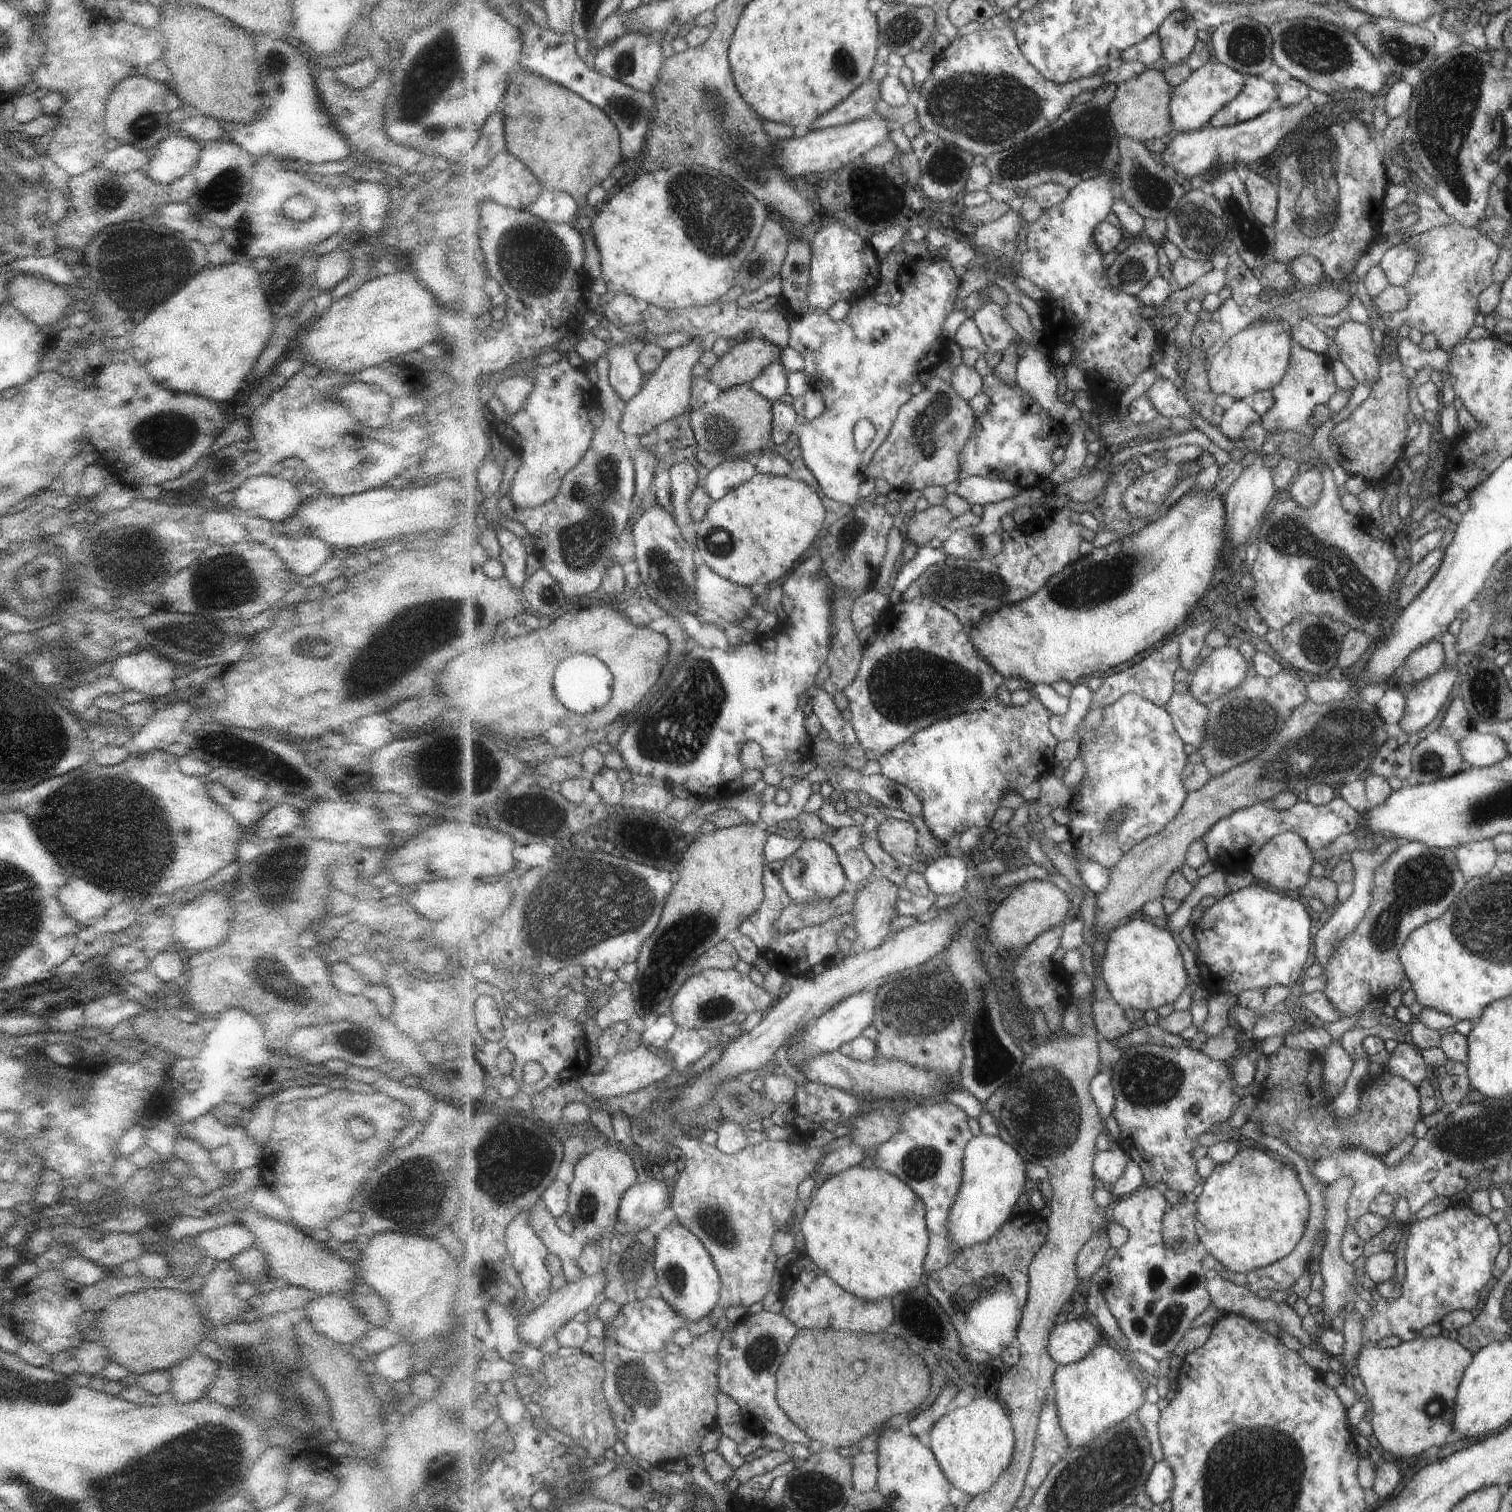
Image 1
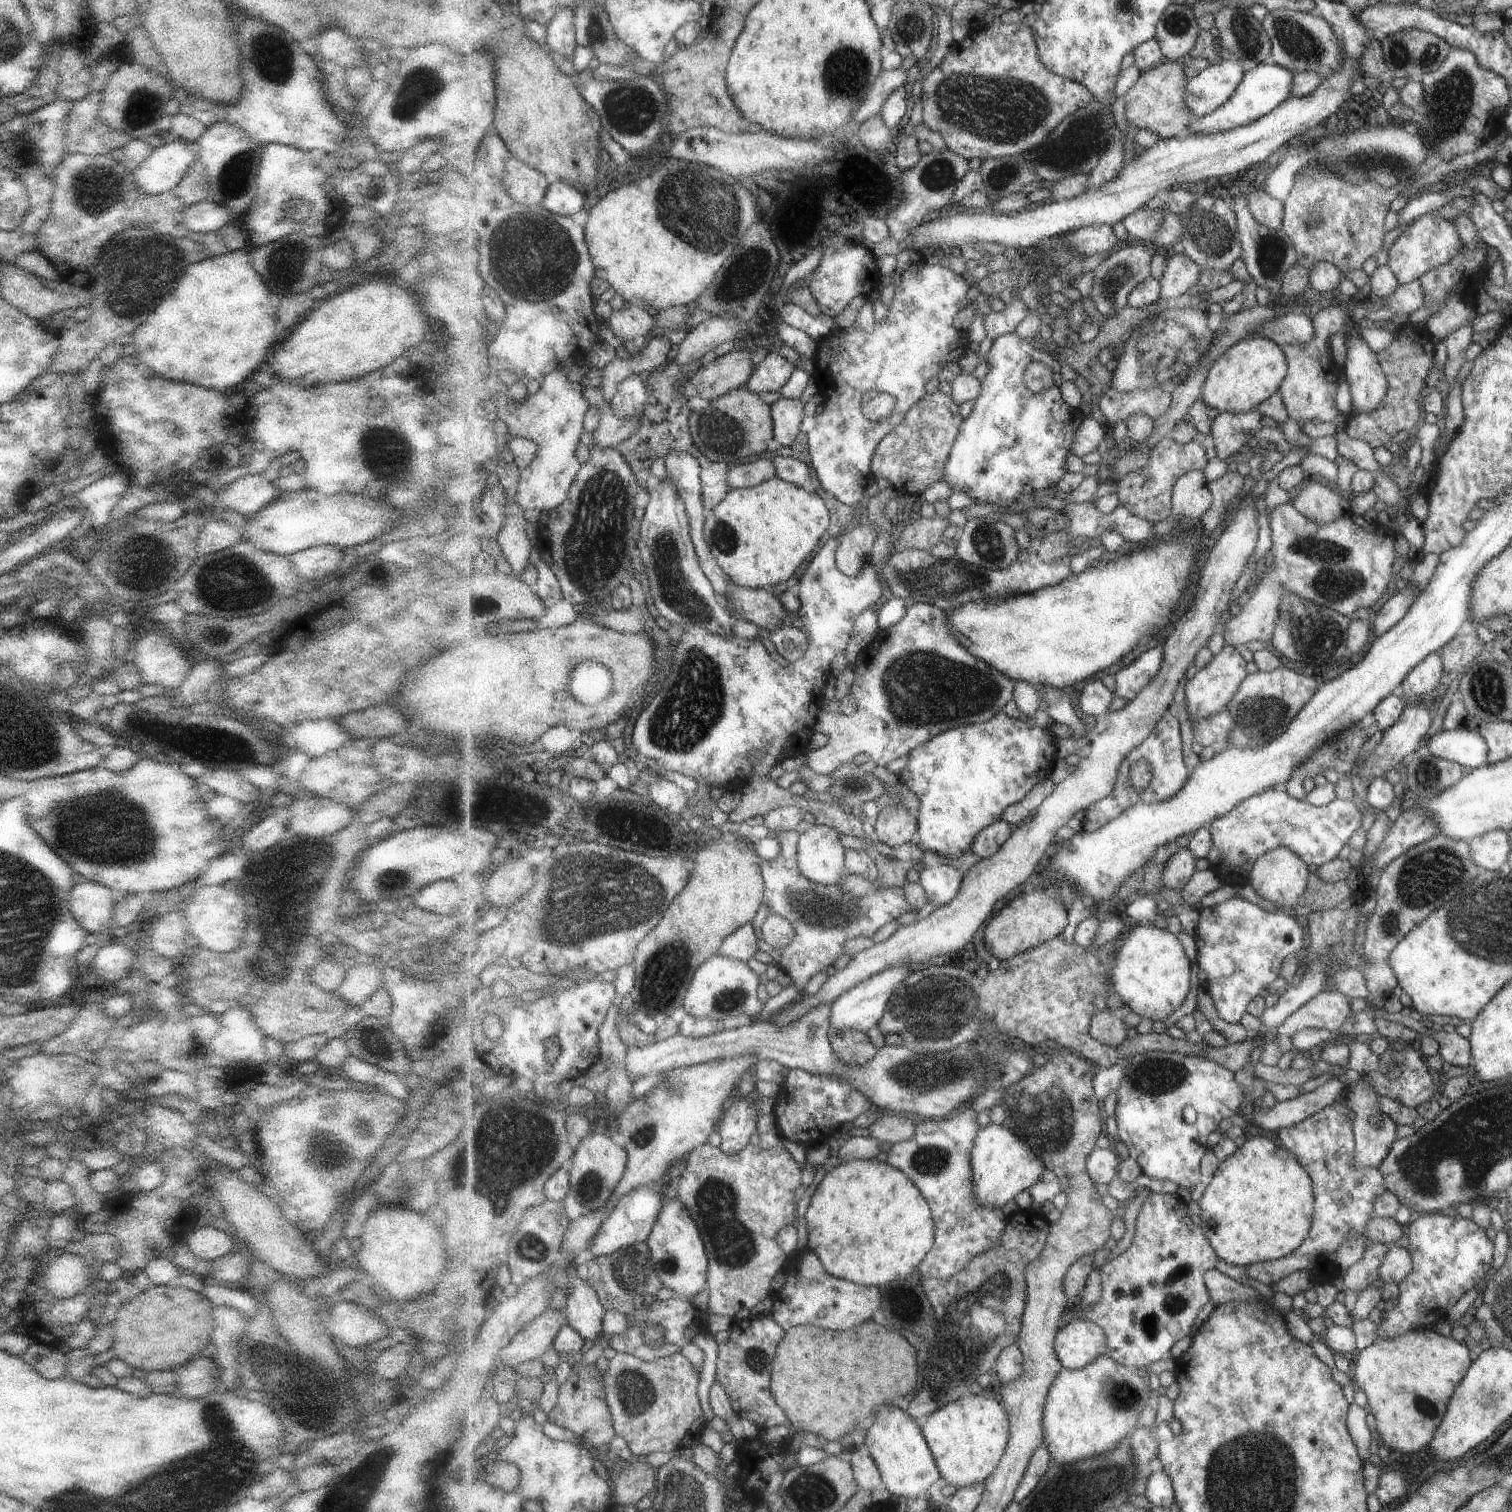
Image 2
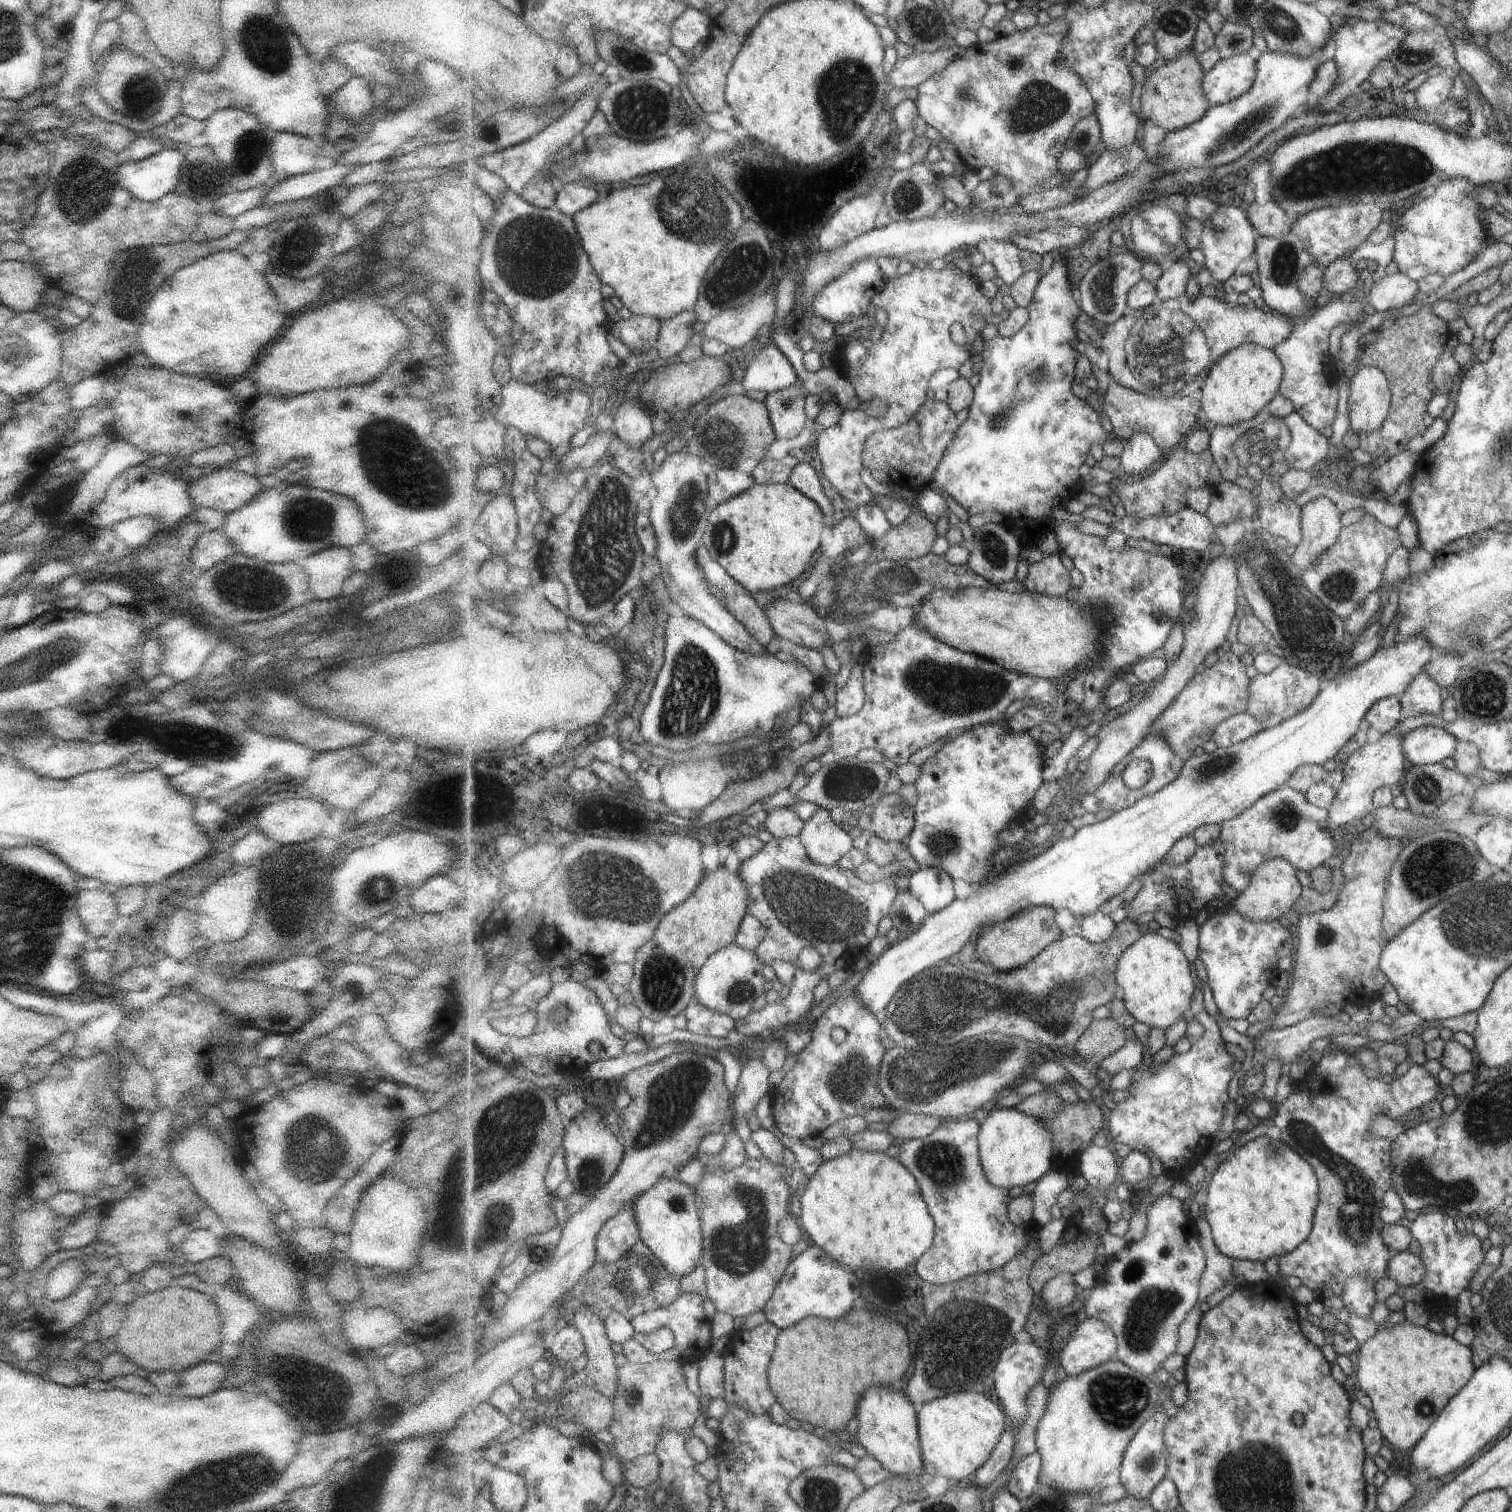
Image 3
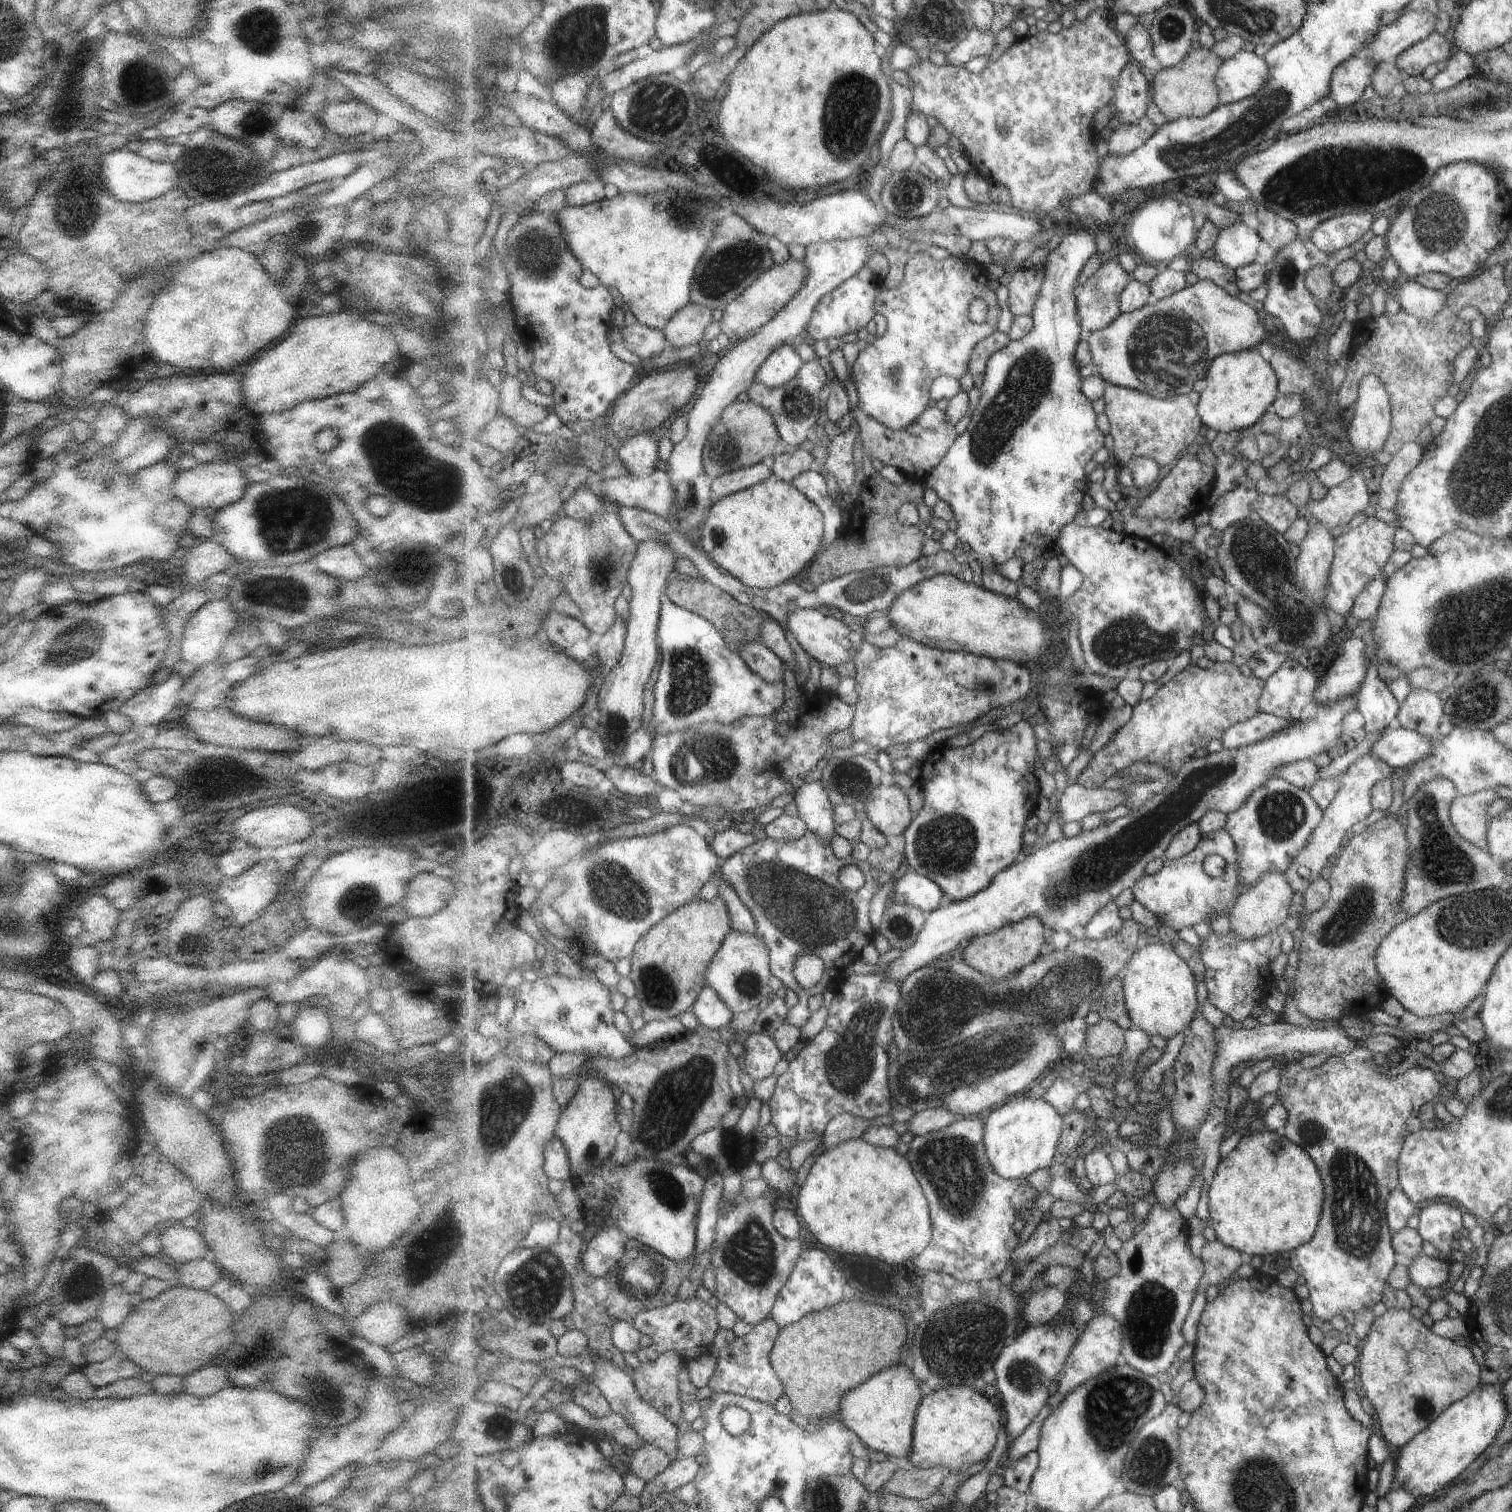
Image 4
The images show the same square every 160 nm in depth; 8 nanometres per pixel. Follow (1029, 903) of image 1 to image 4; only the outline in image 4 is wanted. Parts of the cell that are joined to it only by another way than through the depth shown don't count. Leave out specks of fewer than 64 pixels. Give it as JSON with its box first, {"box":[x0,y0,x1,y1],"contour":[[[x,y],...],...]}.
{"box":[961,916,1048,979],"contour":[[[1036,916],[1027,917],[1019,922],[1008,924],[992,932],[991,934],[980,935],[972,938],[963,946],[961,957],[963,960],[975,970],[989,975],[992,979],[1003,979],[1019,973],[1027,965],[1035,962],[1039,952],[1047,947],[1048,928]]]}

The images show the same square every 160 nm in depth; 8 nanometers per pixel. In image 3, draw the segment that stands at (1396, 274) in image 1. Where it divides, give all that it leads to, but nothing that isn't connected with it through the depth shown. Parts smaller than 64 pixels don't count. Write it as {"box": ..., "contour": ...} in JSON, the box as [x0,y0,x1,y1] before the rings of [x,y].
{"box":[1391,177,1487,281],"contour":[[[1461,177],[1446,178],[1433,190],[1433,194],[1409,206],[1401,215],[1394,215],[1391,260],[1397,270],[1411,280],[1417,281],[1429,273],[1446,277],[1467,266],[1487,238],[1480,221],[1480,208],[1470,194],[1475,185]]]}

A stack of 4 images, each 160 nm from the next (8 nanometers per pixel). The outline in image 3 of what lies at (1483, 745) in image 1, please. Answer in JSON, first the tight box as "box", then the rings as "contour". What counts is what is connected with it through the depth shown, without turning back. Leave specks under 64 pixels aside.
{"box":[1400,726,1456,765],"contour":[[[1419,726],[1401,737],[1400,747],[1407,765],[1439,763],[1450,756],[1456,739],[1444,729]]]}

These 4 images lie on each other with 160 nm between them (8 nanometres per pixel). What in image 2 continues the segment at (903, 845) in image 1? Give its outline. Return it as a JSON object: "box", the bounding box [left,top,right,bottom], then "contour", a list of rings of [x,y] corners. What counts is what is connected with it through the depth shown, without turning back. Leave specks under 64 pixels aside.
{"box":[873,803,920,848],"contour":[[[901,803],[897,805],[887,804],[873,822],[873,841],[883,842],[896,848],[907,842],[914,842],[915,834],[920,829],[918,818],[915,818]]]}

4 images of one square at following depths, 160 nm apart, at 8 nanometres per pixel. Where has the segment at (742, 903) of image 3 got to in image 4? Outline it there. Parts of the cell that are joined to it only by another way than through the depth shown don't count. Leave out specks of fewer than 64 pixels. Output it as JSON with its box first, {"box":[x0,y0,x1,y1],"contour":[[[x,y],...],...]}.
{"box":[630,896,732,1022],"contour":[[[720,896],[713,900],[695,898],[677,909],[675,913],[665,917],[644,936],[643,940],[637,943],[632,954],[630,977],[636,984],[638,990],[636,996],[641,999],[642,1018],[645,1022],[678,1017],[692,1008],[700,992],[707,986],[706,972],[710,962],[724,944],[725,937],[729,936],[732,931],[732,918],[724,899]]]}

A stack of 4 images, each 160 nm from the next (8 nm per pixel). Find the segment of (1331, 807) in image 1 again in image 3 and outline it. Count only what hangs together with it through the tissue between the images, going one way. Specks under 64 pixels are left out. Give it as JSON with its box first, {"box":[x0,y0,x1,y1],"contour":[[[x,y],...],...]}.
{"box":[1219,783,1339,894],"contour":[[[1287,783],[1280,786],[1279,789],[1265,794],[1264,797],[1261,797],[1259,801],[1239,816],[1222,822],[1219,841],[1224,844],[1223,876],[1225,882],[1240,894],[1249,886],[1256,868],[1264,864],[1266,860],[1277,857],[1293,863],[1297,870],[1311,872],[1313,869],[1321,866],[1323,862],[1327,862],[1339,850],[1334,834],[1328,826],[1328,816],[1328,808],[1321,808],[1310,803],[1306,794],[1293,790]]]}

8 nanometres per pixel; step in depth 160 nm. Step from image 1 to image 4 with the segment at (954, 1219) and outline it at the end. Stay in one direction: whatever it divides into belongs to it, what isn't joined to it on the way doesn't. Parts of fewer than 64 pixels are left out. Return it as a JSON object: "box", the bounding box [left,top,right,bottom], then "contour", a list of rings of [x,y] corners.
{"box":[984,1096,1064,1179],"contour":[[[1019,1096],[992,1110],[986,1120],[984,1143],[998,1175],[1024,1179],[1054,1164],[1056,1148],[1064,1132],[1064,1117],[1045,1099]]]}

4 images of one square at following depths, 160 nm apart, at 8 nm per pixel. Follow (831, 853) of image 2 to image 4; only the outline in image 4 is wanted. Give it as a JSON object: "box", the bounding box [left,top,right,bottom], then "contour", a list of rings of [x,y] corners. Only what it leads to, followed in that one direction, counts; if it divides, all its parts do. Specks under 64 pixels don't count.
{"box":[793,780,837,845],"contour":[[[818,780],[804,783],[793,798],[798,814],[807,823],[808,830],[831,845],[833,837],[837,836],[833,820],[834,804],[824,782]]]}

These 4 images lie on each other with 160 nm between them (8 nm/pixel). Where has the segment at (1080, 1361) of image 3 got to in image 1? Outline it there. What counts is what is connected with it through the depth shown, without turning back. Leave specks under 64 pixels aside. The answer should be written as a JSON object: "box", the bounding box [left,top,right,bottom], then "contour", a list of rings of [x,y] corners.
{"box":[1048,1319,1102,1366],"contour":[[[1087,1319],[1069,1320],[1057,1324],[1052,1330],[1048,1351],[1060,1366],[1071,1365],[1083,1360],[1101,1344],[1102,1335]]]}

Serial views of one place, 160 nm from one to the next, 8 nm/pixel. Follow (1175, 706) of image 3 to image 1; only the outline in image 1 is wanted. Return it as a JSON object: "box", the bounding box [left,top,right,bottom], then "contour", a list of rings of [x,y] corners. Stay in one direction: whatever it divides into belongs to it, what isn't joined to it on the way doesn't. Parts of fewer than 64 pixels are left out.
{"box":[1190,648,1249,705],"contour":[[[1216,648],[1193,672],[1190,691],[1195,699],[1208,705],[1245,682],[1249,666],[1237,648]]]}

